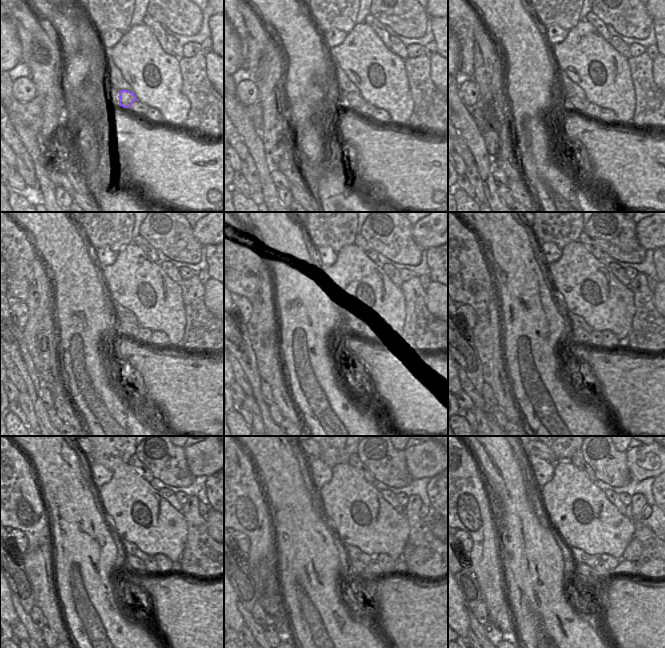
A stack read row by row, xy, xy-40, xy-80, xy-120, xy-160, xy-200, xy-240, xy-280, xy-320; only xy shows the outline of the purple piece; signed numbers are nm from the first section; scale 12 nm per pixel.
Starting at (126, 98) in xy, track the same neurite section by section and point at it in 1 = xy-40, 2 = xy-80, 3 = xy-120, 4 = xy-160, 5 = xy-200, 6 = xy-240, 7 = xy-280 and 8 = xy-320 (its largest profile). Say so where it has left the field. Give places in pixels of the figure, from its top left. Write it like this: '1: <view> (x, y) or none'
1: xy-40 (355, 100)
2: xy-80 (579, 104)
3: xy-120 (130, 330)
4: xy-160 (354, 330)
5: xy-200 (578, 334)
6: xy-240 (134, 563)
7: xy-280 (358, 567)
8: xy-320 (590, 576)

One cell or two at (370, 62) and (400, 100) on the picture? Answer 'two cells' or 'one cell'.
one cell

